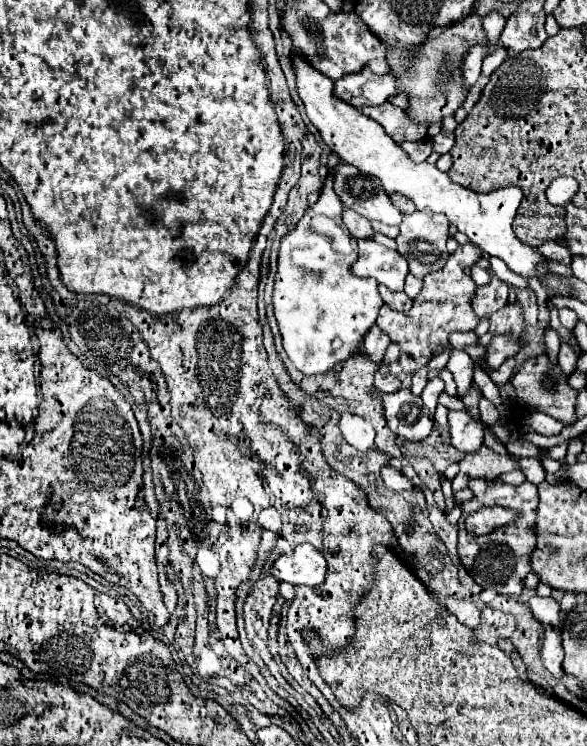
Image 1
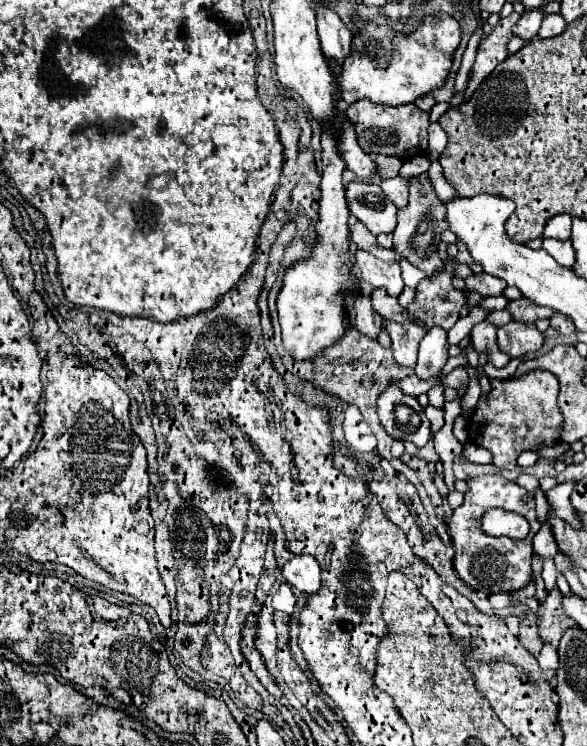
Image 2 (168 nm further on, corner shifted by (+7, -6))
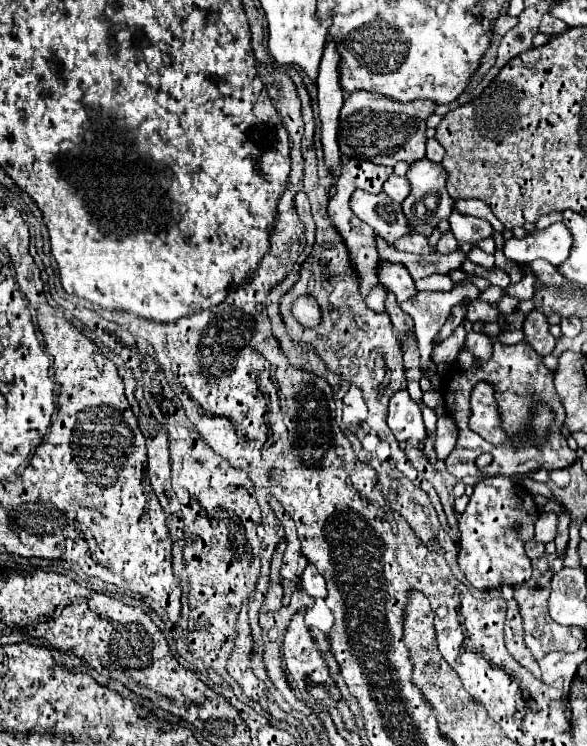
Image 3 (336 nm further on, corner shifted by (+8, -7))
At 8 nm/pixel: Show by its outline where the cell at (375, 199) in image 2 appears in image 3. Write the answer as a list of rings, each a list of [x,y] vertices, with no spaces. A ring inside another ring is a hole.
[[[355,190],[351,196],[351,210],[389,244],[409,234],[409,226],[403,218],[401,204],[393,202],[385,192],[369,194],[365,190]]]

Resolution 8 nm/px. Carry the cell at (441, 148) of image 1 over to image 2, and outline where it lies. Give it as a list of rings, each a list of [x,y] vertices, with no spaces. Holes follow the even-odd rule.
[[[430,123],[428,135],[430,135],[428,157],[430,157],[430,161],[436,161],[440,157],[440,153],[444,151],[444,147],[446,147],[446,133],[438,123]]]

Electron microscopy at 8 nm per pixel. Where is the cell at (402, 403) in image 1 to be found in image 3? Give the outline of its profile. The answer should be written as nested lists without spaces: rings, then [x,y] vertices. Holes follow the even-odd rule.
[[[399,390],[389,398],[389,414],[387,414],[387,424],[395,438],[399,442],[423,442],[425,440],[425,426],[423,426],[423,416],[417,406],[417,402],[411,400],[407,390]]]

